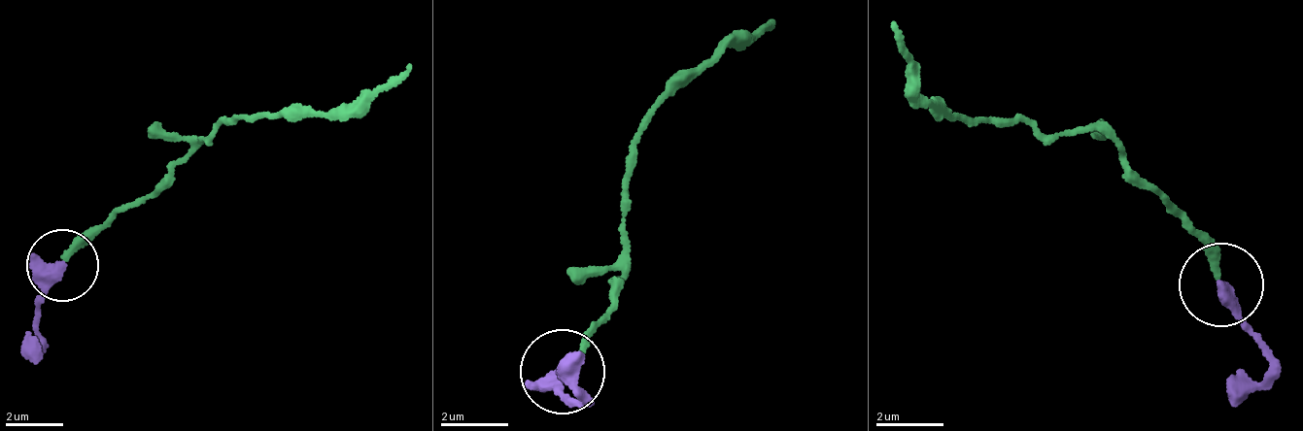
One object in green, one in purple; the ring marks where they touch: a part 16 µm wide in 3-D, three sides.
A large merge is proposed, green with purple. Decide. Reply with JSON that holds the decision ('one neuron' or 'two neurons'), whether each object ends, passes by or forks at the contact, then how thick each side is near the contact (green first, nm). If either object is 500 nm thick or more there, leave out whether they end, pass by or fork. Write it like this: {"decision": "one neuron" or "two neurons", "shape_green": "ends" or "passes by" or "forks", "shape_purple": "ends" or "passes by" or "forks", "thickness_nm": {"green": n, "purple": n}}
{"decision": "one neuron", "shape_green": "ends", "shape_purple": "ends", "thickness_nm": {"green": 280, "purple": 460}}

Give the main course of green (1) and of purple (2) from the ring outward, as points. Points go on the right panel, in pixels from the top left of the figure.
1: (1214, 282), (1194, 228), (1109, 135), (1035, 137), (1021, 116), (977, 116), (918, 95), (894, 20)
2: (1222, 283), (1267, 355), (1229, 405)

